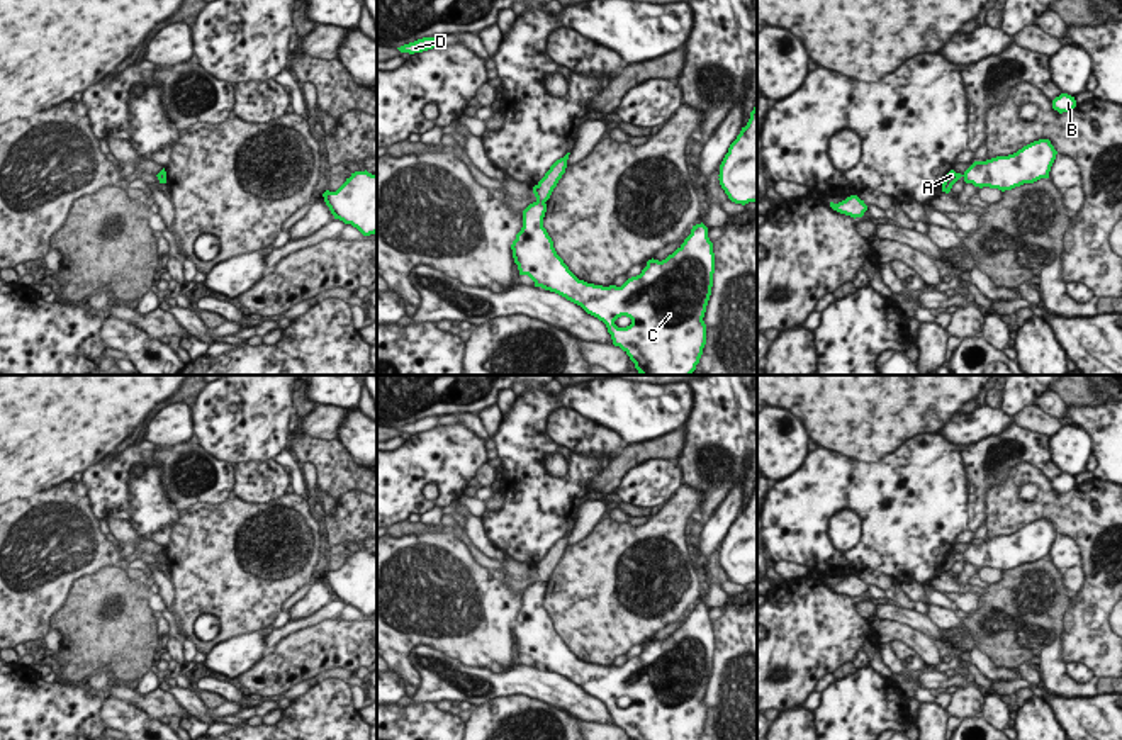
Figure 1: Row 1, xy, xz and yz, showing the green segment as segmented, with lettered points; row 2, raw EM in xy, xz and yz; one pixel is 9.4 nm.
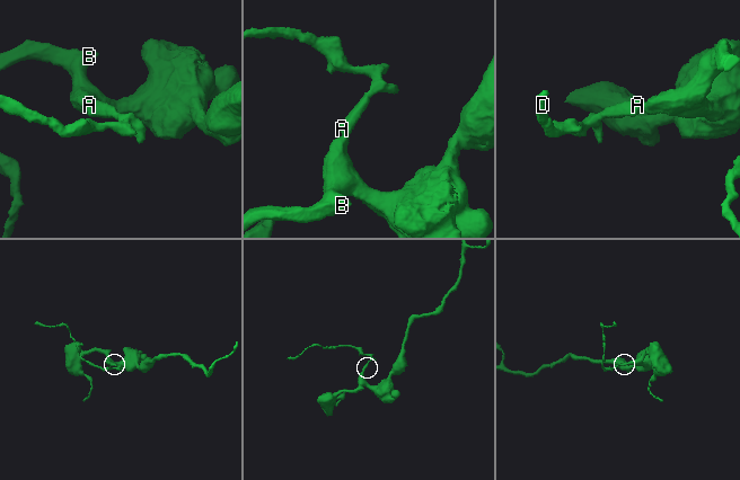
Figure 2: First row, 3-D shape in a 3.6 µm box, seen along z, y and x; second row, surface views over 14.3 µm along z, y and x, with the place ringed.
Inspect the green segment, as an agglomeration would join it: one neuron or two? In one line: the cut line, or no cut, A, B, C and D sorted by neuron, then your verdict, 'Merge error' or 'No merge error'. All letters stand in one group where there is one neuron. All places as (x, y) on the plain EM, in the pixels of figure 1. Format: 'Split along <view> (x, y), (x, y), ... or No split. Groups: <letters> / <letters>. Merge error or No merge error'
Split along xz (537, 579), (544, 583). Groups: A D / B C. Merge error.

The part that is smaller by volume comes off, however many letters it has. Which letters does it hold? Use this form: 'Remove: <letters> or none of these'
Remove: A, D.

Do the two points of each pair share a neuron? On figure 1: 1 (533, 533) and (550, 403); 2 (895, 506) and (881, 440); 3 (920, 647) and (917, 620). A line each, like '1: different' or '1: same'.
1: same
2: different
3: different

